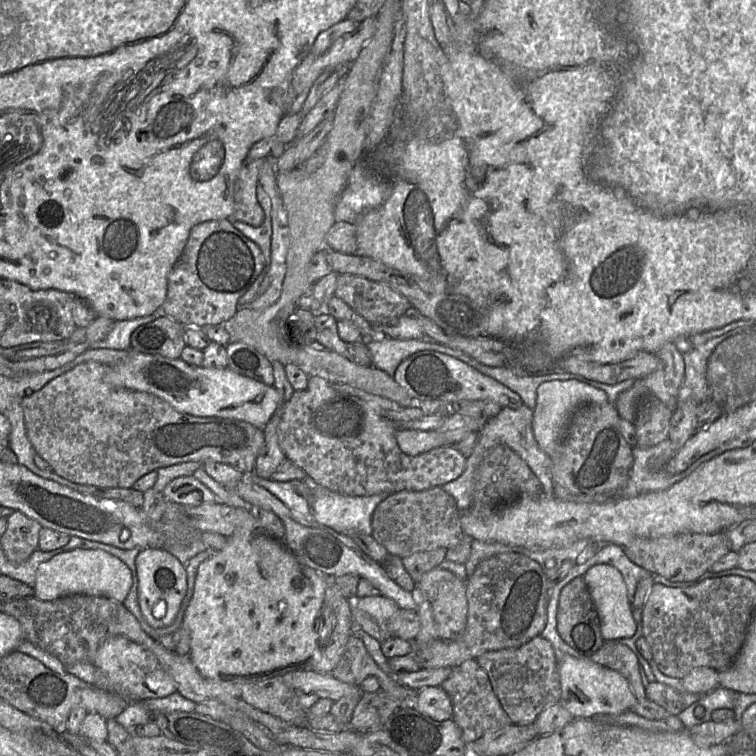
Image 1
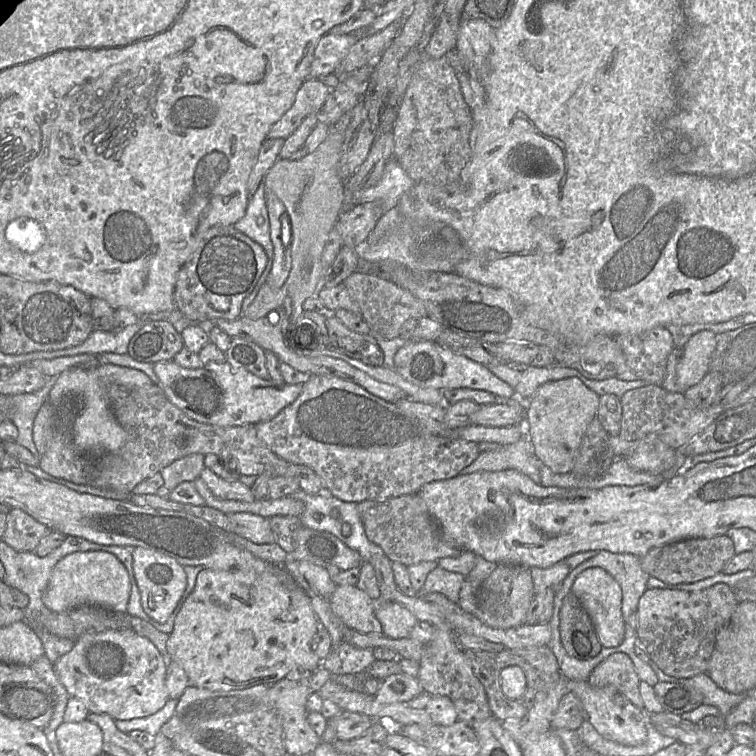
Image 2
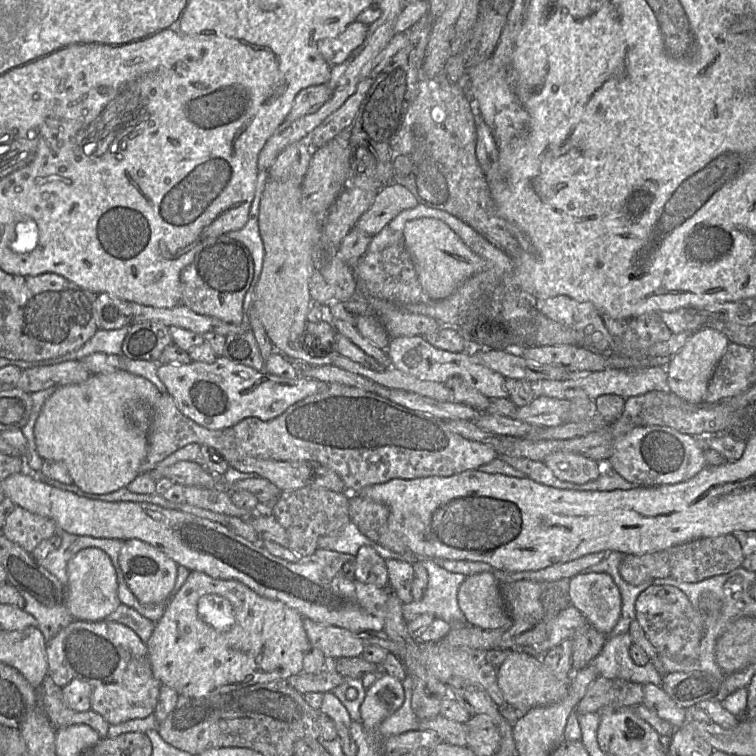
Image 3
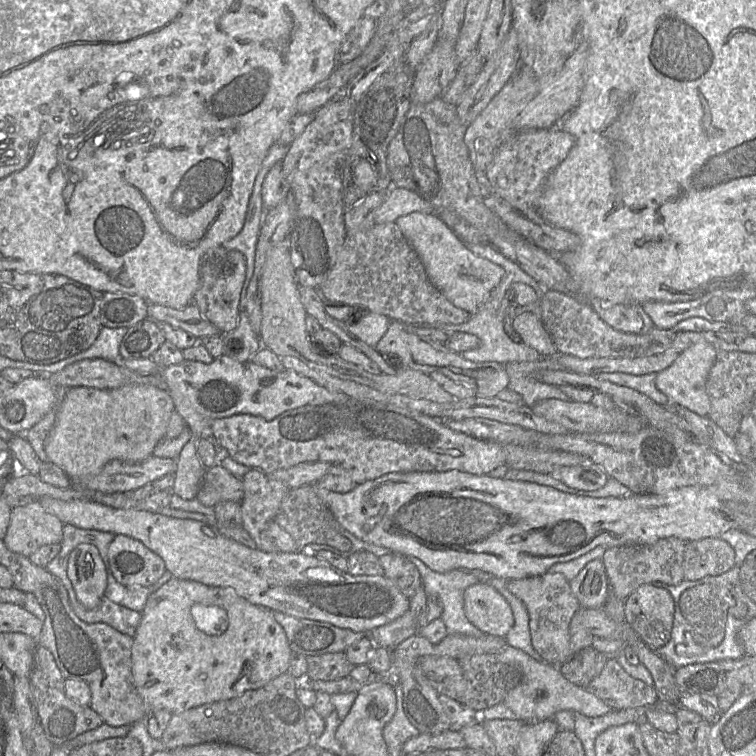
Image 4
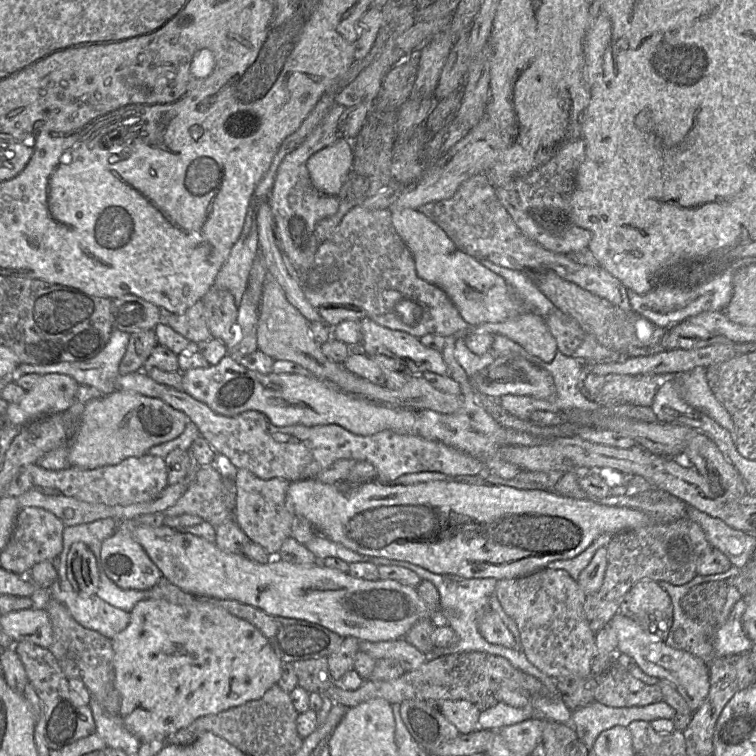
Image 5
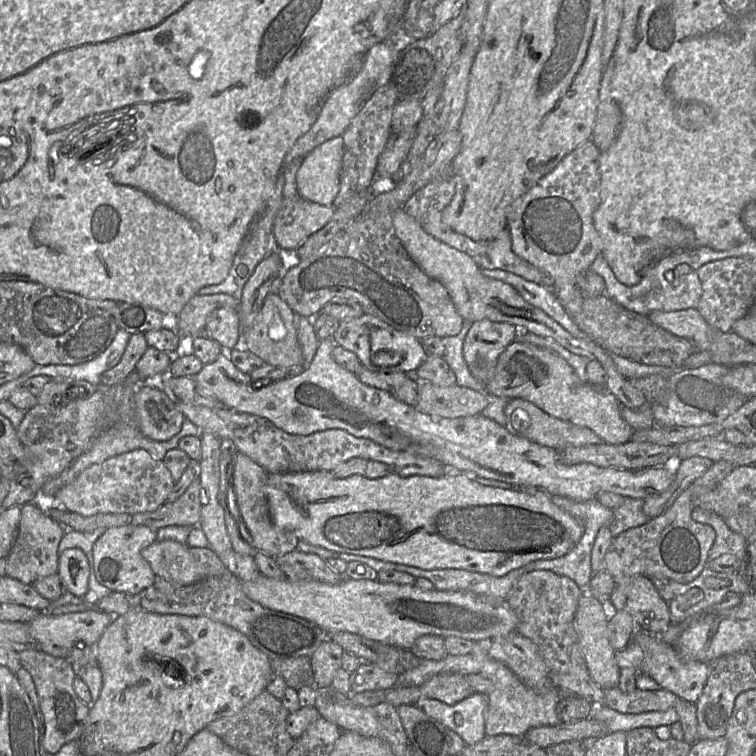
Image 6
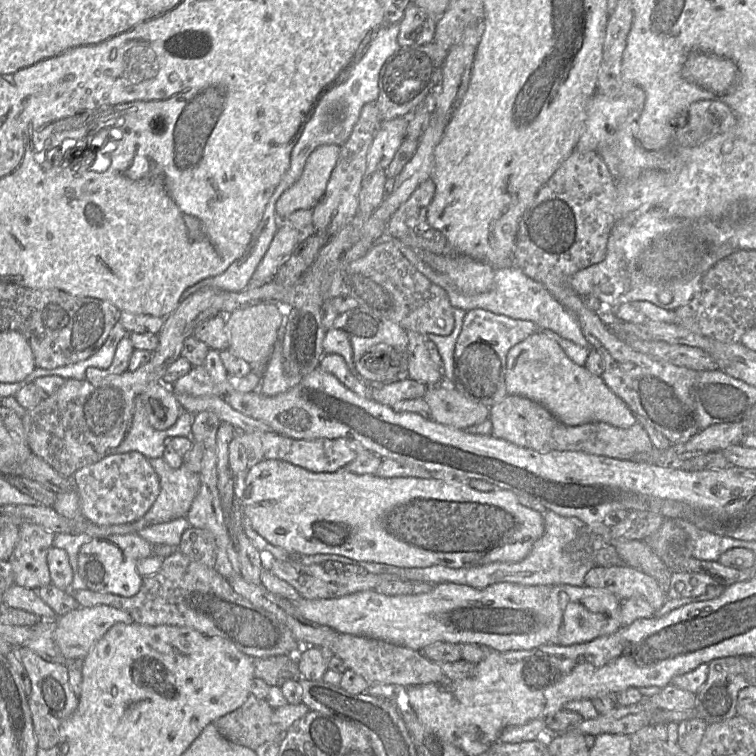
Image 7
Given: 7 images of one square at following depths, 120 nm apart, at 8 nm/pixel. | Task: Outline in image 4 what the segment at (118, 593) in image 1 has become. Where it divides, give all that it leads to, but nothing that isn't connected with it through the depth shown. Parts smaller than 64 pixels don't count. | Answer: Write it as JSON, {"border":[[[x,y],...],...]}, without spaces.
{"border":[[[80,544],[70,553],[67,575],[77,599],[86,609],[97,607],[107,587],[107,573],[98,549]]]}

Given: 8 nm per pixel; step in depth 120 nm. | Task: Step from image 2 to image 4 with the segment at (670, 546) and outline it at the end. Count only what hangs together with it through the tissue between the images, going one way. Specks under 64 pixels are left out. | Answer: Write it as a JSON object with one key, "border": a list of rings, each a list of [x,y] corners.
{"border":[[[721,537],[687,541],[683,572],[684,580],[699,580],[723,574],[735,566],[735,551]]]}

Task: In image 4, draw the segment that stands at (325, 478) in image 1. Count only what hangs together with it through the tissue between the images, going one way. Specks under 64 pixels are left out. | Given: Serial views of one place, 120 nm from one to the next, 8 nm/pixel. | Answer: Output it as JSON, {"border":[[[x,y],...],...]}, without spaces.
{"border":[[[353,397],[345,401],[290,409],[271,421],[252,414],[214,419],[210,422],[210,436],[218,448],[225,449],[234,461],[251,469],[271,473],[302,462],[328,462],[346,468],[357,484],[391,473],[456,470],[474,475],[488,475],[495,468],[506,464],[504,445],[500,443],[453,431],[438,419],[407,409]]]}

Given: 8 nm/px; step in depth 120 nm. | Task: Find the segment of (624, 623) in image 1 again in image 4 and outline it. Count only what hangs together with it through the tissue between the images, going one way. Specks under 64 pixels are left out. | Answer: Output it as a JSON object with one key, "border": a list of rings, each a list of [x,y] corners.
{"border":[[[602,559],[590,561],[569,583],[581,608],[603,608],[608,599],[608,579]]]}

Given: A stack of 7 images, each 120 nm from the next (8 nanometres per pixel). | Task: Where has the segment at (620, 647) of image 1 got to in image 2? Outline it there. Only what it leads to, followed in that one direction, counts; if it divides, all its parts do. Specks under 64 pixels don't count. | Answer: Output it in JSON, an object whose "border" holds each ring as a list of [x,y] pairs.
{"border":[[[622,652],[608,656],[592,671],[588,682],[594,686],[614,686],[638,708],[644,708],[639,682],[632,659]]]}

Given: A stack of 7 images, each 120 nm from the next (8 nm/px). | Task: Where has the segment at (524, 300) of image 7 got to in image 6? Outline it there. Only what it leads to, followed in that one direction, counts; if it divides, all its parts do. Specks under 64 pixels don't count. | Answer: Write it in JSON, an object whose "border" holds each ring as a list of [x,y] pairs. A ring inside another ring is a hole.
{"border":[[[481,268],[481,272],[486,277],[500,280],[513,286],[527,303],[543,310],[573,337],[588,338],[577,327],[573,318],[564,310],[551,288],[546,288],[502,269]],[[464,320],[462,329],[456,336],[442,338],[445,346],[443,359],[455,374],[457,386],[463,386],[477,392],[484,392],[486,385],[478,382],[472,376],[463,358],[463,341],[471,324]]]}

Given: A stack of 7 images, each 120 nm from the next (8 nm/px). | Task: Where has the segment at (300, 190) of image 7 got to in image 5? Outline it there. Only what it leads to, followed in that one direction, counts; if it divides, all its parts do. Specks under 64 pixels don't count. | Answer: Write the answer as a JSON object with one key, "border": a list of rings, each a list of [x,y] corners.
{"border":[[[339,139],[314,153],[307,161],[313,186],[321,193],[336,196],[354,161],[354,145]]]}

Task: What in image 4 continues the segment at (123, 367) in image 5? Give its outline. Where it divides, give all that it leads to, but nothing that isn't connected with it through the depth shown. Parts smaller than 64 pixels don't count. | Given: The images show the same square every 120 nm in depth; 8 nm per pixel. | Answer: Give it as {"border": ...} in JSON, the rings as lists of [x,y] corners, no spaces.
{"border":[[[145,319],[128,328],[120,344],[120,357],[123,359],[151,358],[165,341],[161,325],[151,319]]]}

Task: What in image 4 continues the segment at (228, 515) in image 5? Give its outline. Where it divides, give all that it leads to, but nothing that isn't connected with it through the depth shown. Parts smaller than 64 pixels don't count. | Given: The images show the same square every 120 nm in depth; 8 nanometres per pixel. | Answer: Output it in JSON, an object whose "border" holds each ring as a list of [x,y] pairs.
{"border":[[[218,463],[207,468],[195,498],[205,506],[215,507],[224,501],[240,502],[243,495],[241,478]]]}

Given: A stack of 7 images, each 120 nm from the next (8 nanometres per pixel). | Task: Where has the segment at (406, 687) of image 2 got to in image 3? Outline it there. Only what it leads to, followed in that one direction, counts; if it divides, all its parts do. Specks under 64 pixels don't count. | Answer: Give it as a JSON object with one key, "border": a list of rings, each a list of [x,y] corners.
{"border":[[[381,673],[366,690],[360,706],[361,723],[366,730],[375,730],[381,721],[392,715],[404,702],[404,686],[401,680]]]}

